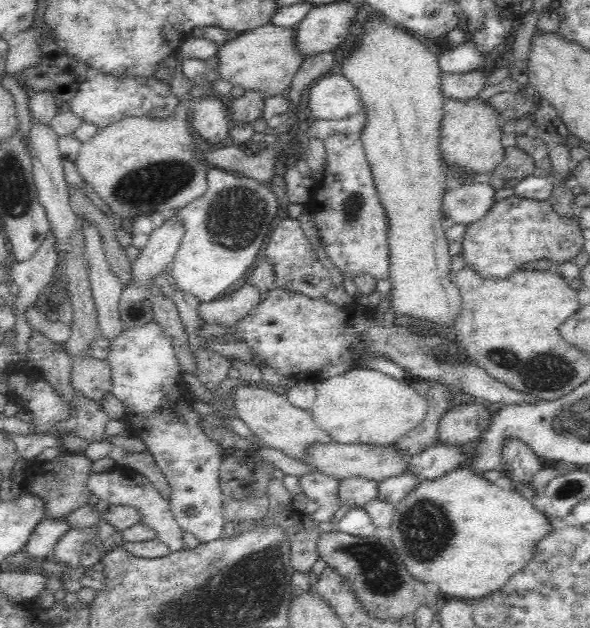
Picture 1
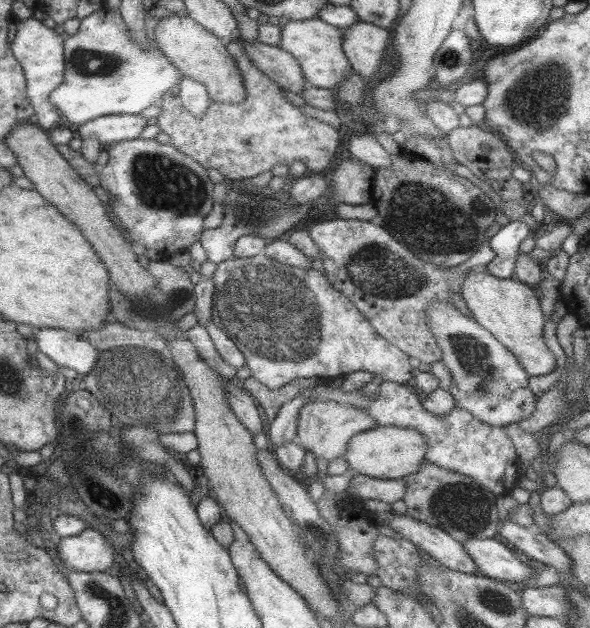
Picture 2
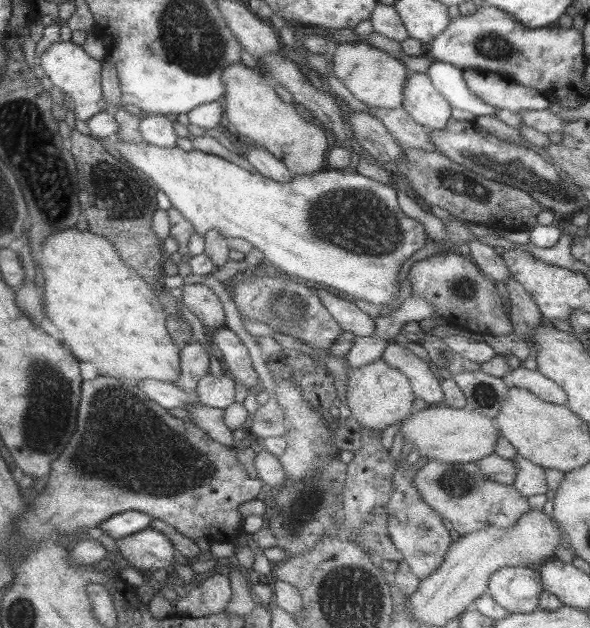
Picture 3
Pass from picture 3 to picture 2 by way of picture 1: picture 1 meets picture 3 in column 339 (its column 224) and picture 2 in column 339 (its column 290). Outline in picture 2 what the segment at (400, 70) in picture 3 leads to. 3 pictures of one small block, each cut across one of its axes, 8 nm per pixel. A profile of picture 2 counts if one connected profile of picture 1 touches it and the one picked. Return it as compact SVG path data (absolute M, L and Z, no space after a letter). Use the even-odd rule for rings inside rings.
M317 17L305 20L288 19L280 28L281 35L279 35L277 47L293 56L297 65L301 67L301 73L305 77L304 81L309 86L334 90L340 81L351 72L349 62L341 49L343 38L345 38L341 29Z

